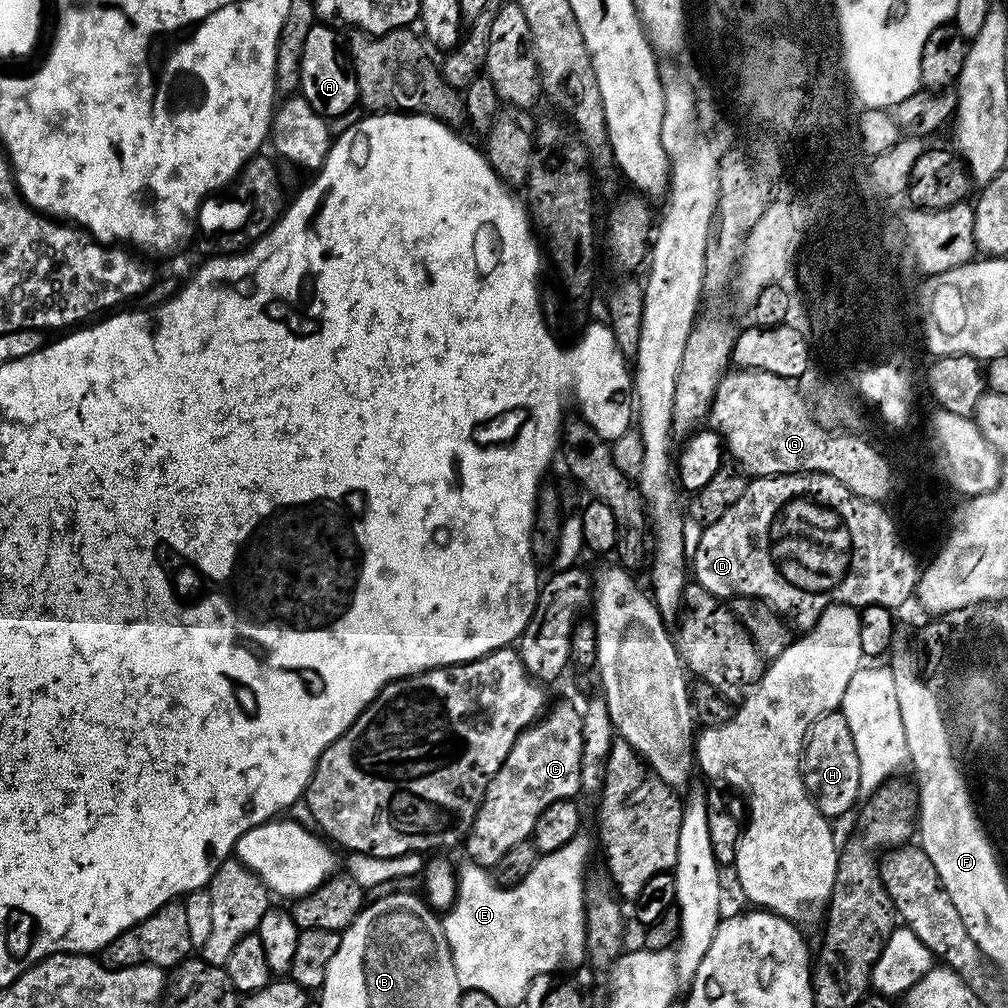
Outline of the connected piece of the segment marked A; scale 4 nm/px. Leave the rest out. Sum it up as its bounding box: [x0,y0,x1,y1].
[299,22,360,118]

